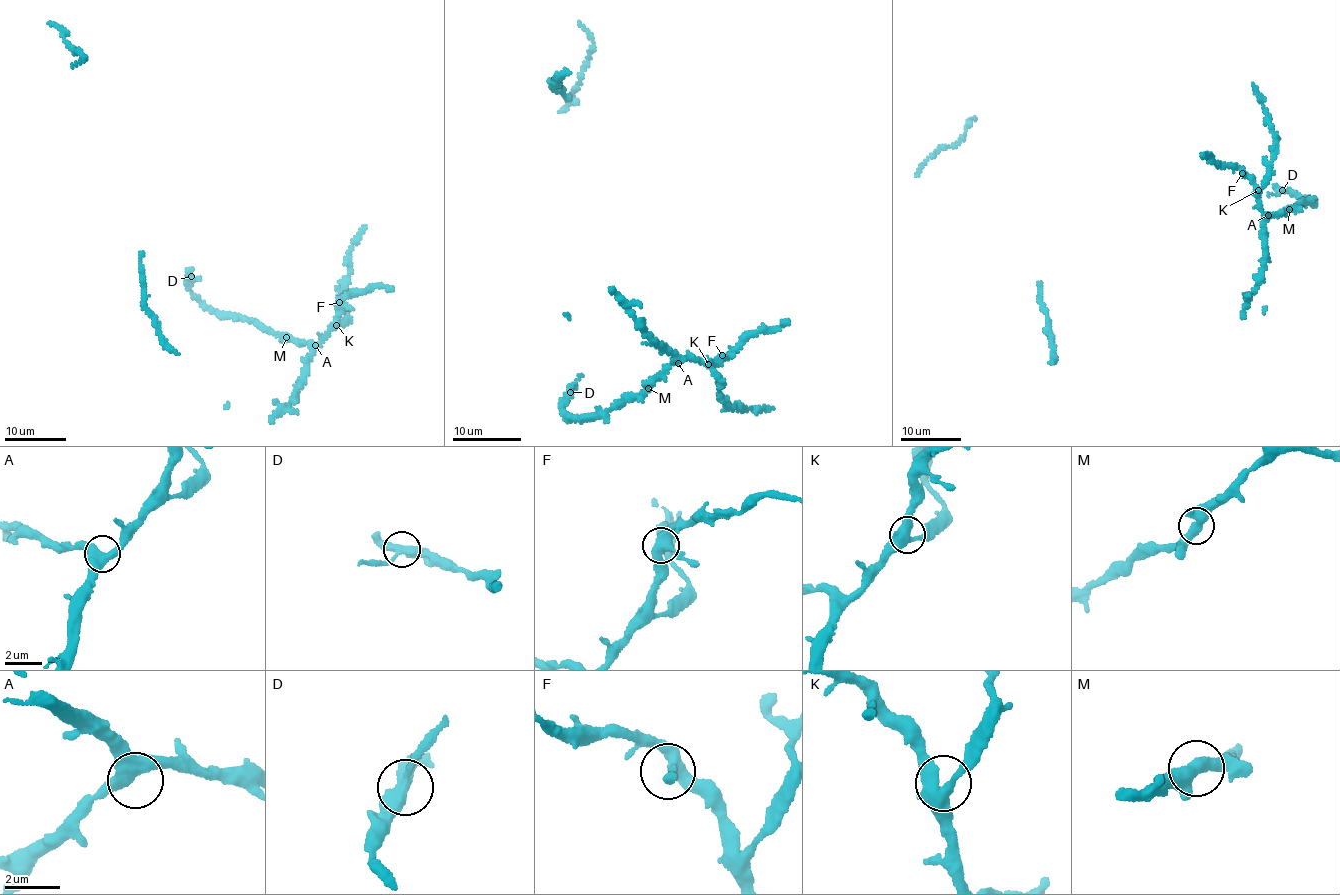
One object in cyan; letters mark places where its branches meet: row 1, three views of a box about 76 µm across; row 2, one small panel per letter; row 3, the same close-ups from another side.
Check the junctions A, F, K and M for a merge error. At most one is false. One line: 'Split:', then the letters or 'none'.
Split: none

